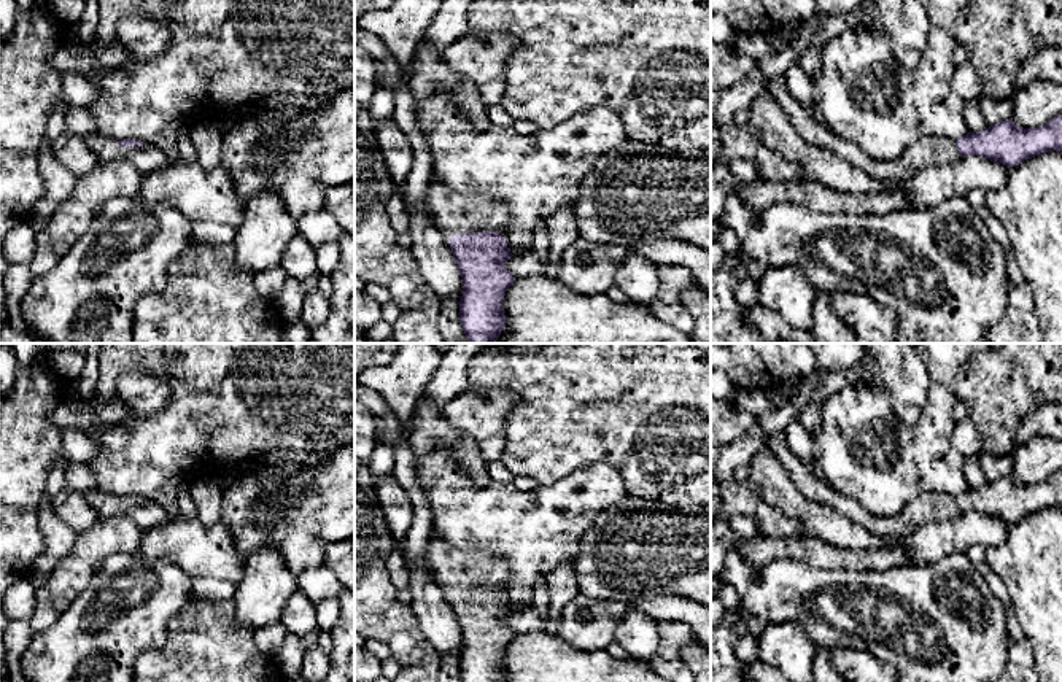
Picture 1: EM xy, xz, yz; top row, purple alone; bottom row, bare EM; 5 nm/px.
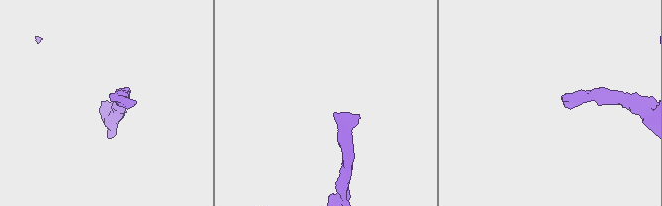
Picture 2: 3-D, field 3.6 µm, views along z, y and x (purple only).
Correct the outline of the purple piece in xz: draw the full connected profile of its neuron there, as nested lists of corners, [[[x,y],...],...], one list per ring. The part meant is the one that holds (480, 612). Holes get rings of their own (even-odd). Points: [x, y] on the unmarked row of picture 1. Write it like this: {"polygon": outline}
{"polygon": [[[432,536],[426,553],[437,583],[450,593],[450,606],[463,634],[461,682],[506,682],[504,652],[515,637],[514,631],[506,625],[506,618],[514,610],[499,588],[509,582],[509,564],[504,558],[494,556],[485,548],[459,548]]]}

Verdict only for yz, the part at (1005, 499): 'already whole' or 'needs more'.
needs more

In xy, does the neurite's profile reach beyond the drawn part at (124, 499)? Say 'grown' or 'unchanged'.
grown

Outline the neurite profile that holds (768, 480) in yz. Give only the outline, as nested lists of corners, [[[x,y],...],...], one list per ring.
[[[766,448],[758,450],[750,459],[750,474],[744,483],[758,501],[798,520],[803,536],[819,537],[844,548],[901,545],[908,563],[917,566],[935,563],[944,555],[967,553],[976,544],[1002,545],[1011,529],[1011,523],[1003,520],[965,512],[944,521],[928,523],[906,537],[878,537],[827,504],[808,499],[796,488],[789,471]]]

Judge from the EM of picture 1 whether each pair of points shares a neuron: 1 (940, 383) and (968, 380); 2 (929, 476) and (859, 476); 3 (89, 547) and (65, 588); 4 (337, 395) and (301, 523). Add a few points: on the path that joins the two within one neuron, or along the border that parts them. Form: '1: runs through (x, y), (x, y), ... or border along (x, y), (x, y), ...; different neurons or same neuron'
1: border along (967, 360), (954, 380), (956, 401); different neurons
2: runs through (911, 472), (876, 476); same neuron
3: runs through (85, 557), (69, 579); same neuron
4: border along (337, 449), (326, 453); different neurons

